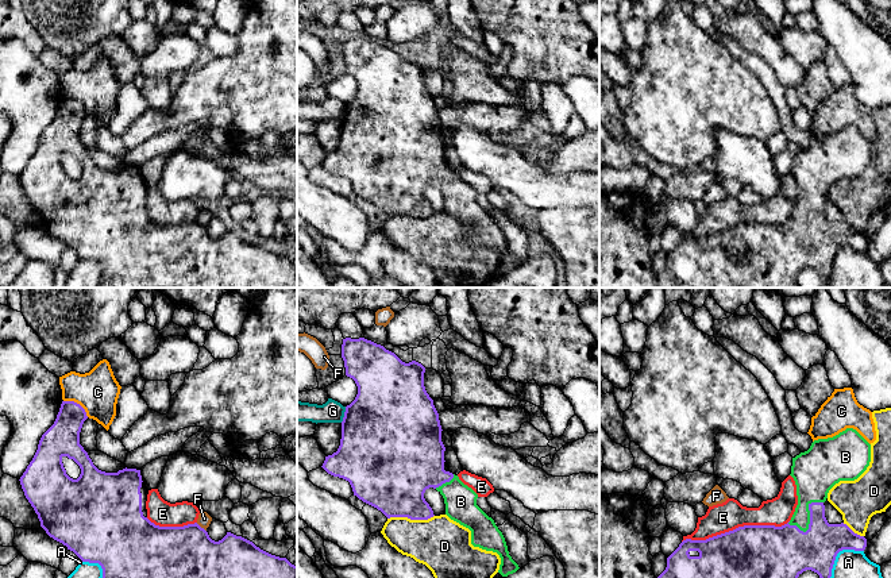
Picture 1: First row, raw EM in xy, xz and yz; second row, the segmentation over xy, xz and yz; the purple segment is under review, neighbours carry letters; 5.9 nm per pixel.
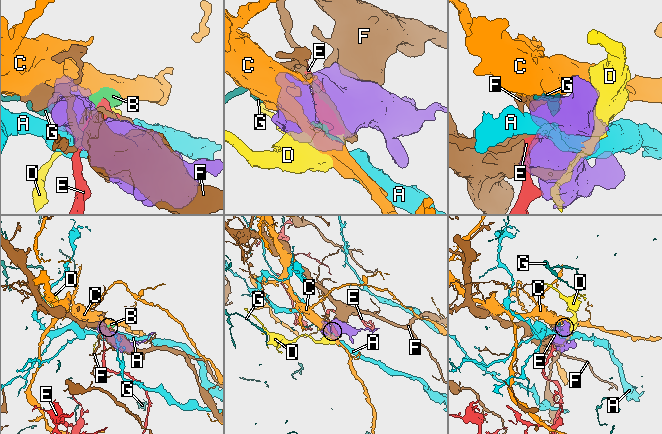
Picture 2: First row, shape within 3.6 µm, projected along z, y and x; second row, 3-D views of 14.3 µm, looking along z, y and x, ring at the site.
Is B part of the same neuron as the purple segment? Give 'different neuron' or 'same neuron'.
same neuron

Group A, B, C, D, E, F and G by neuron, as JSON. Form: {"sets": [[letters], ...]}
{"sets": [["A"], ["B"], ["C"], ["D", "E"], ["F"], ["G"]]}

